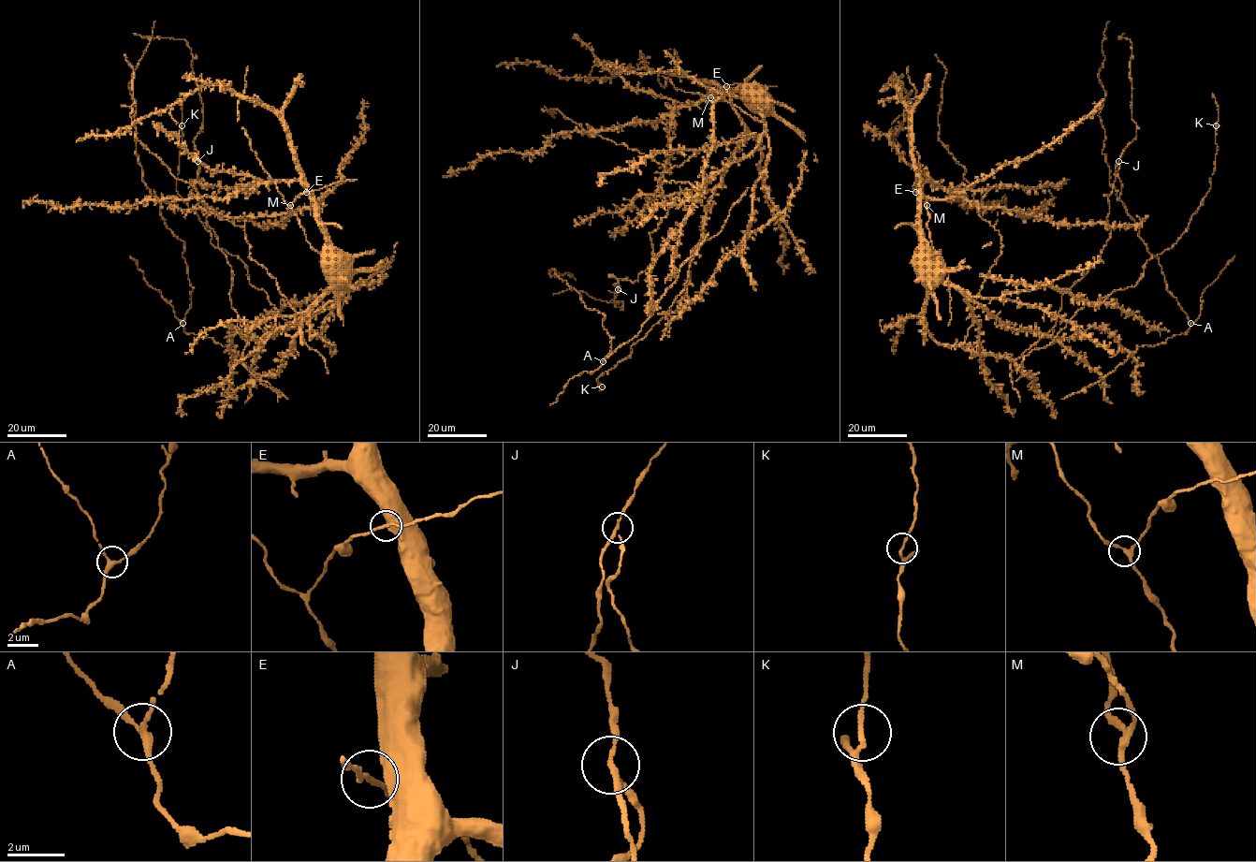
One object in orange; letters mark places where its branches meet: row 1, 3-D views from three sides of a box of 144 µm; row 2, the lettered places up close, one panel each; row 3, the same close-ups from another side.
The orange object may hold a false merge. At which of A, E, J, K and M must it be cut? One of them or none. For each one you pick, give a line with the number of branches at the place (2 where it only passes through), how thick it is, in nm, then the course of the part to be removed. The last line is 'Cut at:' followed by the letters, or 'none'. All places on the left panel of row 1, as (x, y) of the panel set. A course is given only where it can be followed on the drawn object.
J: 3 | 150 nm | (197, 161), (200, 168), (188, 198)
Cut at: J

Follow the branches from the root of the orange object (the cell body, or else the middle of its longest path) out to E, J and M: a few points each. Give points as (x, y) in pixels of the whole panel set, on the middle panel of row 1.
E: (744, 94), (726, 86)
J: (744, 94), (713, 106), (698, 192), (661, 185), (668, 211), (649, 232), (650, 265), (618, 289)
M: (744, 94), (725, 86), (713, 98), (710, 97)

